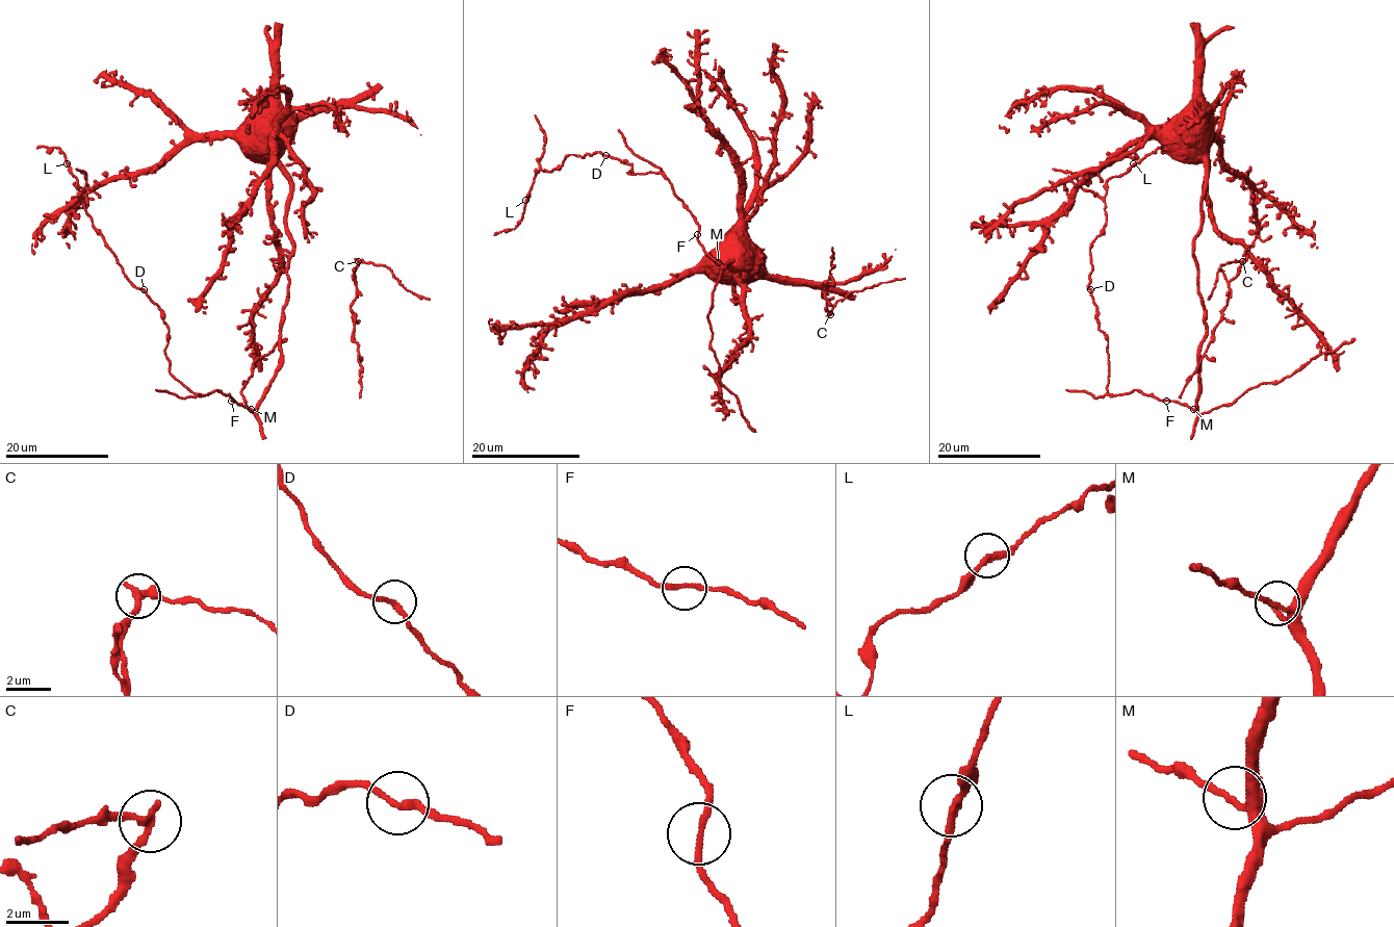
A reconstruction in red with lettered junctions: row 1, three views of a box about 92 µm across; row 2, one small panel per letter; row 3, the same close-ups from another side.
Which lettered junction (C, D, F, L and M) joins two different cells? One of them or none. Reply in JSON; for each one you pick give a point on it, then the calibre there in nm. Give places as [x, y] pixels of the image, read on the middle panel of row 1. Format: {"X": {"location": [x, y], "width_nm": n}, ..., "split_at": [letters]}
{"C": {"location": [830, 314], "width_nm": 240}, "split_at": ["C"]}

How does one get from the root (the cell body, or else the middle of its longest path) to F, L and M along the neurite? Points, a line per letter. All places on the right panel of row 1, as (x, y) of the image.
F: (1172, 131), (1171, 142), (1187, 157), (1201, 157), (1205, 168), (1193, 257), (1206, 337), (1197, 407), (1166, 401)
L: (1172, 131), (1205, 168), (1194, 410), (1108, 393), (1089, 248), (1106, 222), (1106, 181), (1133, 163)
M: (1172, 131), (1171, 142), (1187, 157), (1201, 157), (1205, 168), (1201, 232), (1193, 257), (1206, 337), (1193, 409)

